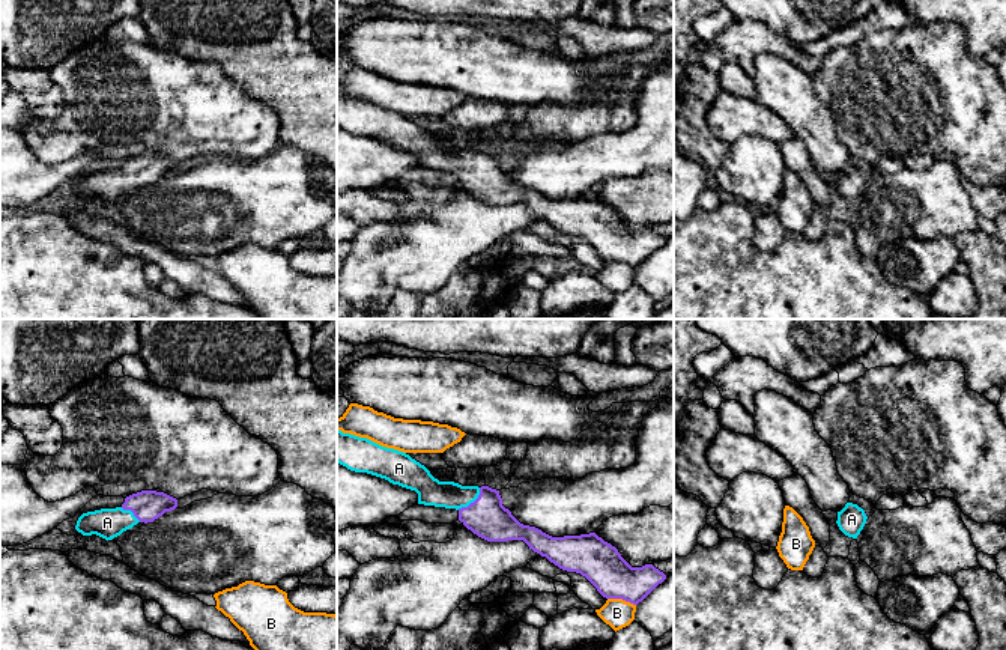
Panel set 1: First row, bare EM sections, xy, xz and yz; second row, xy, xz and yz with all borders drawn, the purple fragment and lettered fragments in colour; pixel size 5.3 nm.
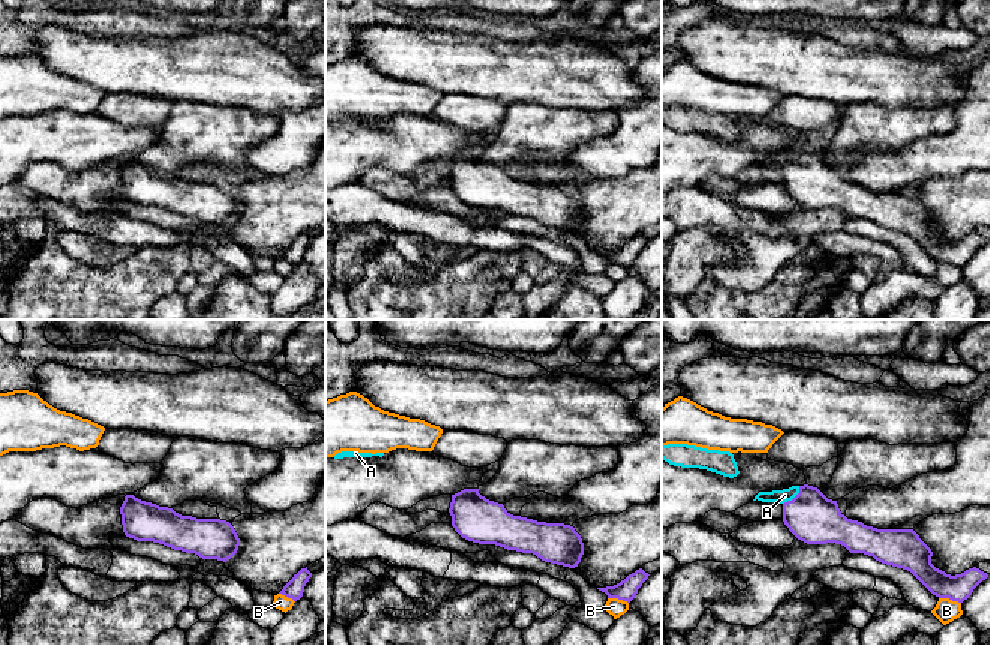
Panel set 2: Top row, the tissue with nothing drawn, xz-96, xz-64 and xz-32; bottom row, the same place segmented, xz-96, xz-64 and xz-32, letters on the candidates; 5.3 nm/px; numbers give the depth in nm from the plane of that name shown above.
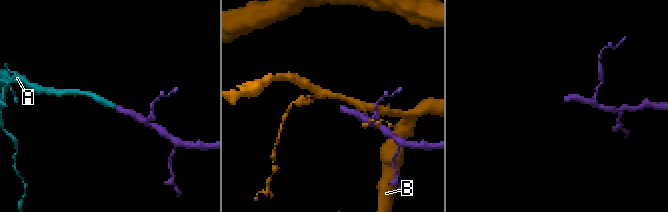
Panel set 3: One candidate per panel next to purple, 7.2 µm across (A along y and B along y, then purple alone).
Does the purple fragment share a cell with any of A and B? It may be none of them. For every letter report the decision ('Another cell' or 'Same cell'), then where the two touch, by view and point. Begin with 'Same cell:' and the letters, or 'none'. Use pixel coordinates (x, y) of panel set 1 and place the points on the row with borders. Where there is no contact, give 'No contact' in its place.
Same cell: A
A: Same cell. Touches purple at xz (471, 503)
B: Another cell. Touches purple at xz (621, 598)

